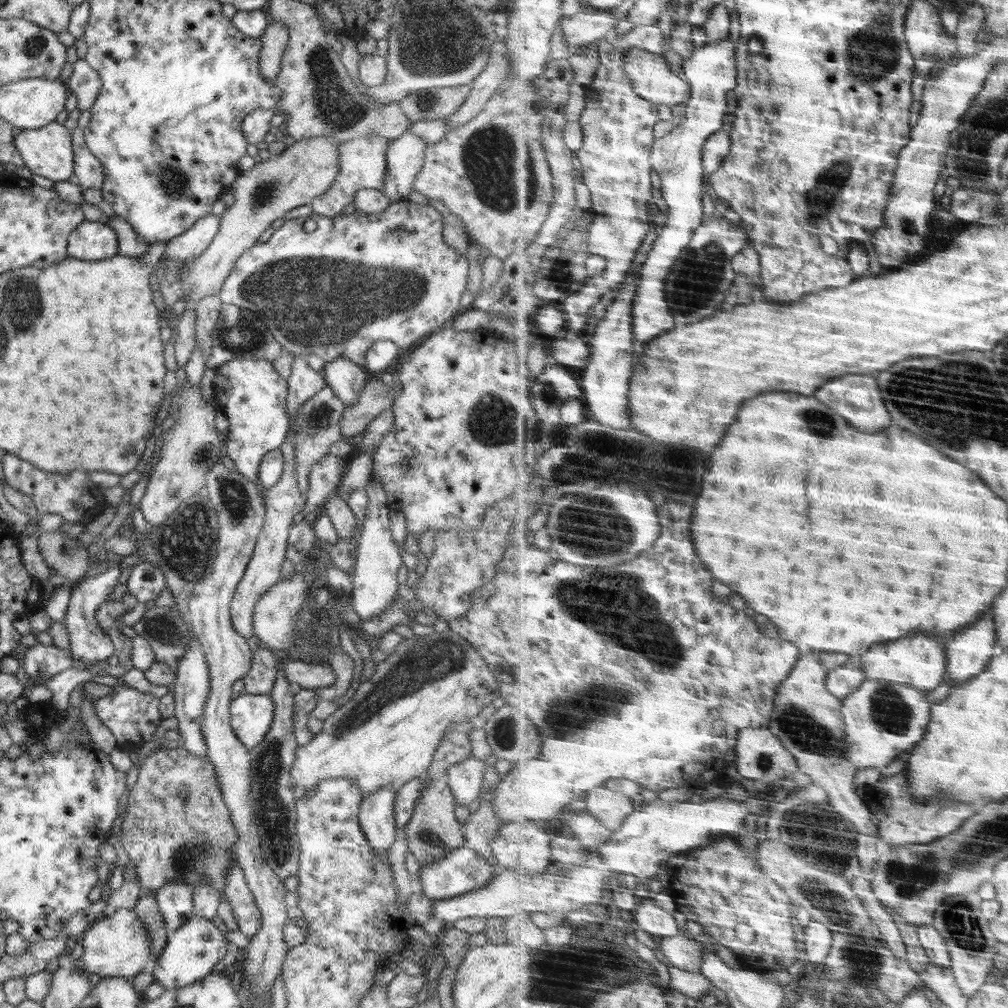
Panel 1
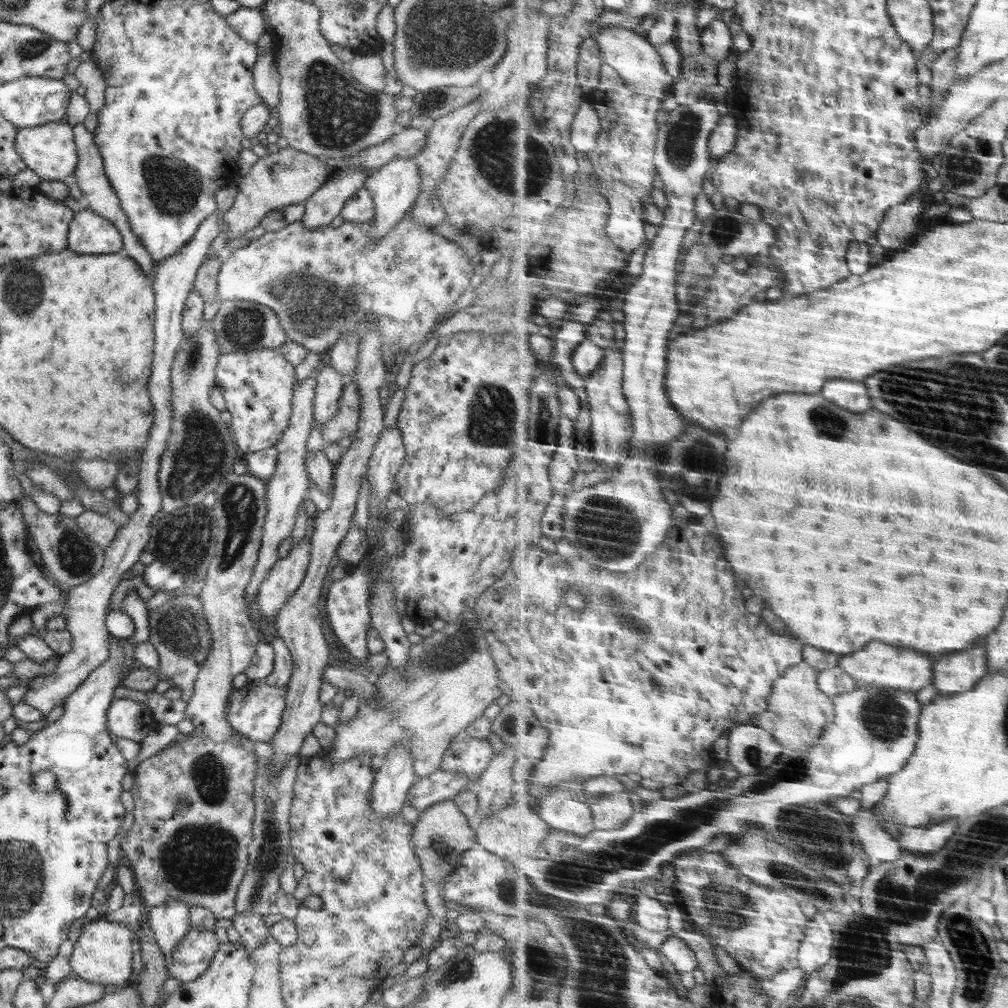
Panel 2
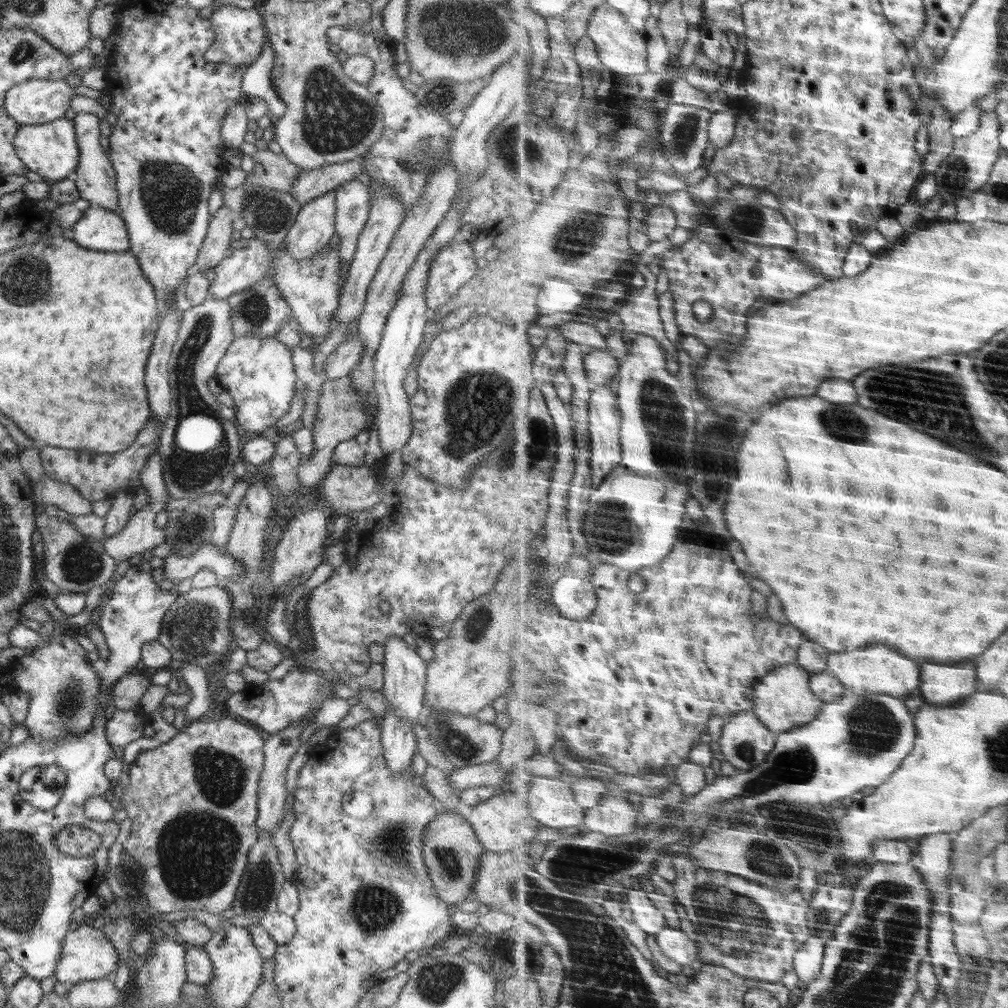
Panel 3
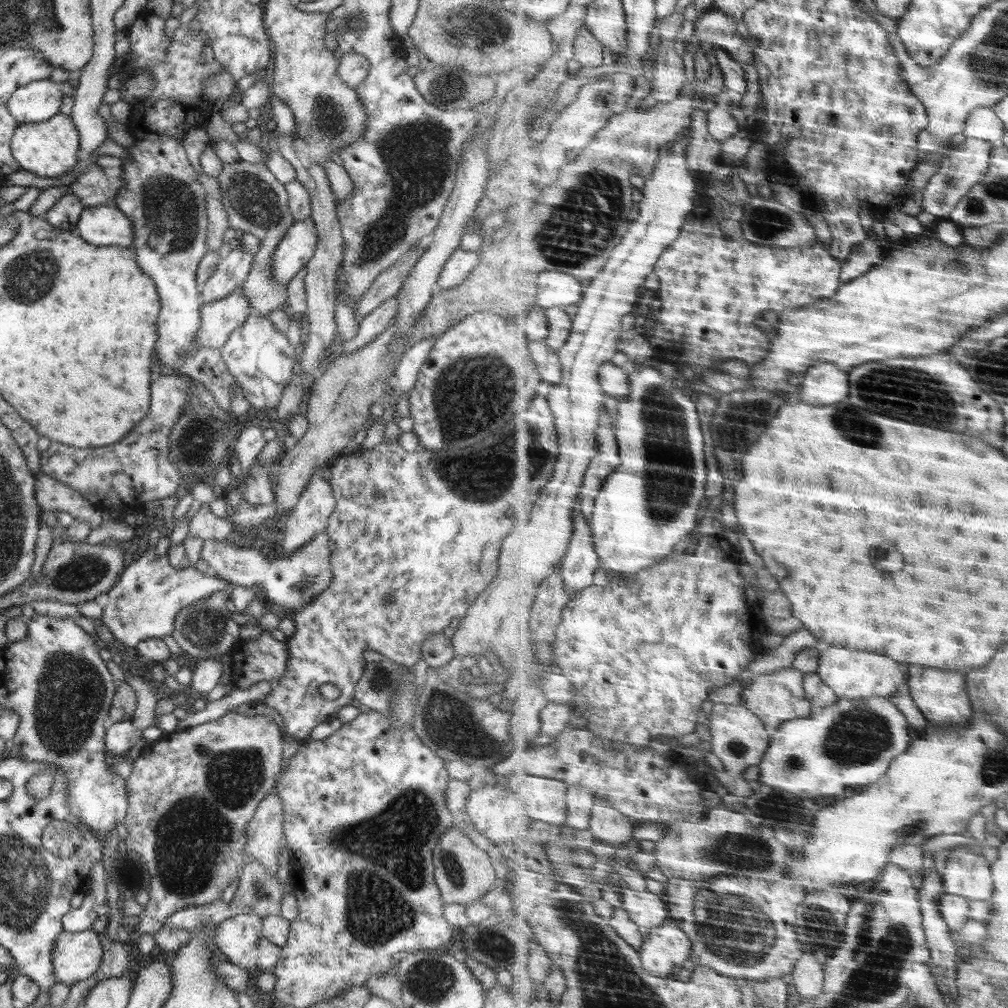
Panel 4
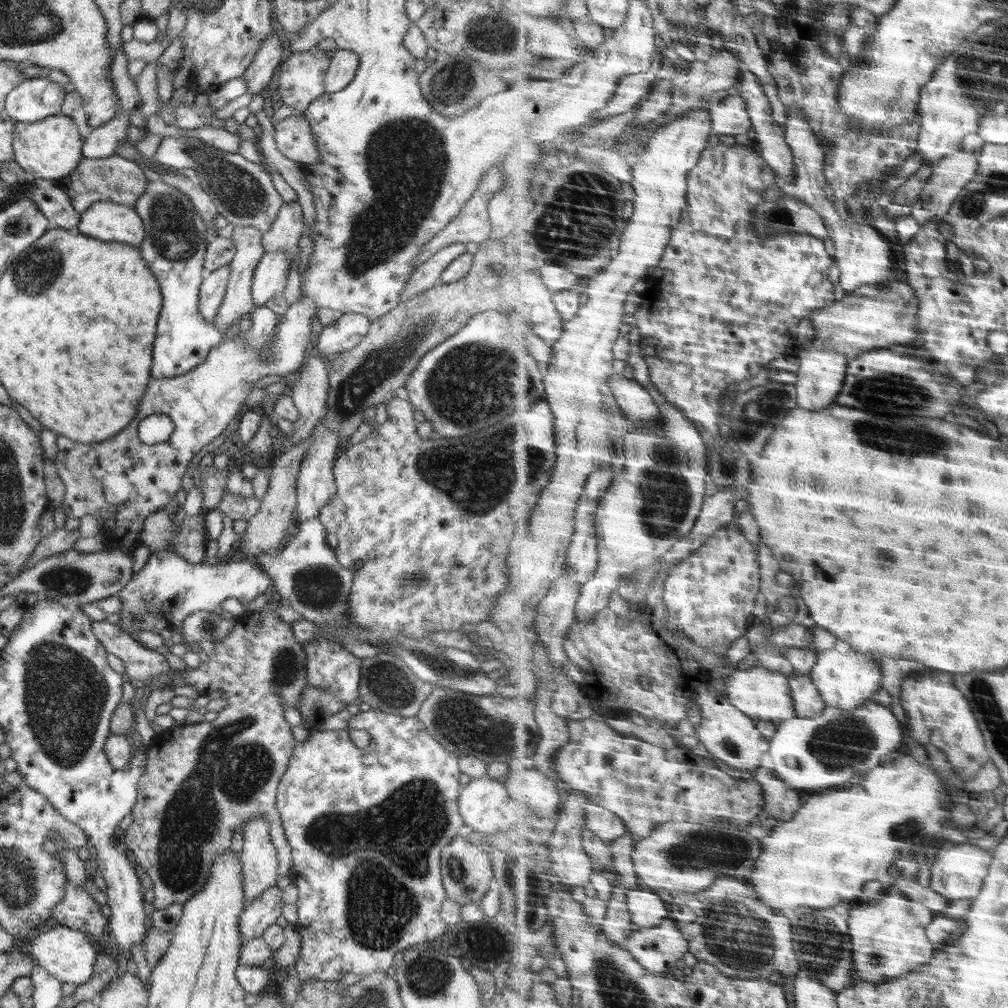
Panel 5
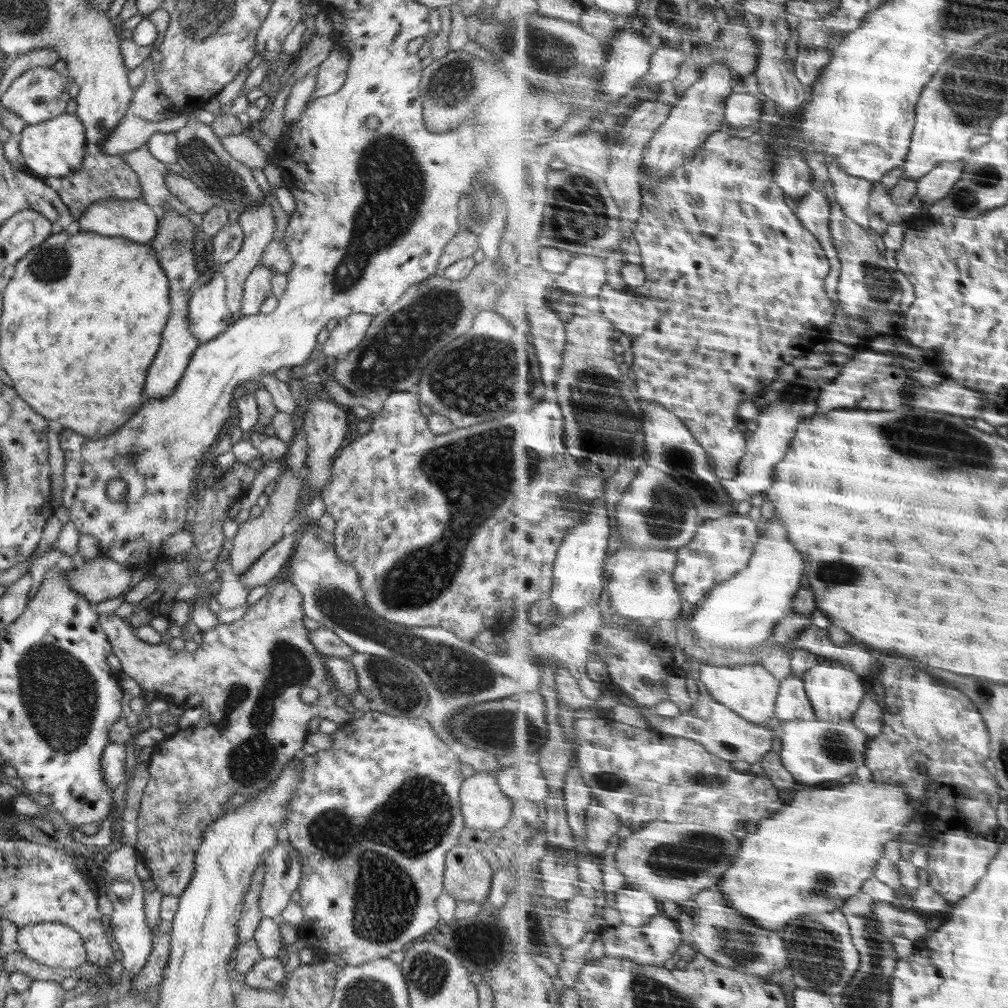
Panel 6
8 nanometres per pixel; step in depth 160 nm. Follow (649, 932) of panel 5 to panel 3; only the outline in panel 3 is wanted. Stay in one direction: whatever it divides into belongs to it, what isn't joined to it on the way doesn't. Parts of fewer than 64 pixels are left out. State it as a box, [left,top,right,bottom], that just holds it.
[656,927,701,966]

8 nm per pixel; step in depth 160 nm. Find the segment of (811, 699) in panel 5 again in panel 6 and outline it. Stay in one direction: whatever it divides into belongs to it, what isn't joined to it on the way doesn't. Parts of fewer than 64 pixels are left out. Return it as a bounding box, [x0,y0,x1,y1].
[777,675,818,724]

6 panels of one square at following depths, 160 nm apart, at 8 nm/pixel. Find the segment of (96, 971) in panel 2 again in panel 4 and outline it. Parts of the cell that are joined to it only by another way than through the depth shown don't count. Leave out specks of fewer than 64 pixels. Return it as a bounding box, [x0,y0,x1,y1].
[52,928,102,987]

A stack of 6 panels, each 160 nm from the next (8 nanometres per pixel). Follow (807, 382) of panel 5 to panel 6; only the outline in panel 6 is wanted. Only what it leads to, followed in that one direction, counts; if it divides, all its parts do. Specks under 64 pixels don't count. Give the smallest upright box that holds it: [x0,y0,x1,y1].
[722,401,818,505]

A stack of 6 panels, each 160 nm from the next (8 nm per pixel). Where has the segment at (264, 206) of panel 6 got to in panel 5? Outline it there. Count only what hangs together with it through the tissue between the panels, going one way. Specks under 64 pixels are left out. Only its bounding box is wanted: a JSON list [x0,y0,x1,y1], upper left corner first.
[213,226,265,334]

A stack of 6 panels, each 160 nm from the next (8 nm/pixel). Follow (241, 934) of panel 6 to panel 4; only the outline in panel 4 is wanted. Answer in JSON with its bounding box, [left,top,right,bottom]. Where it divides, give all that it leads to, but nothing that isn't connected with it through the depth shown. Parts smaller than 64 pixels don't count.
[245,789,284,874]

